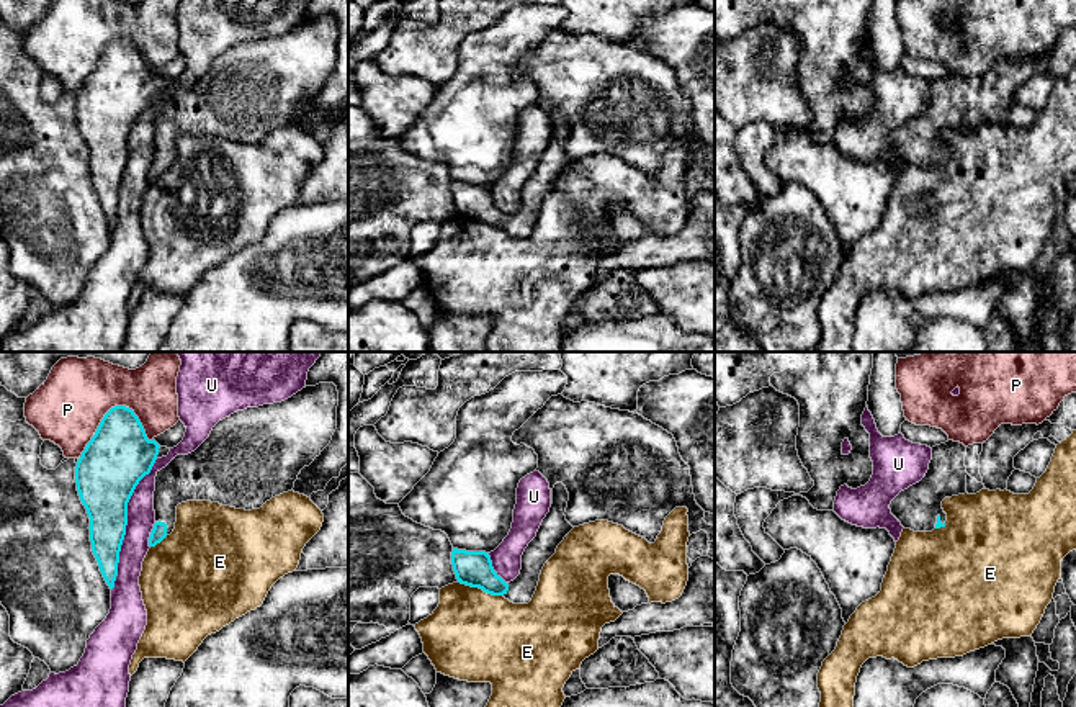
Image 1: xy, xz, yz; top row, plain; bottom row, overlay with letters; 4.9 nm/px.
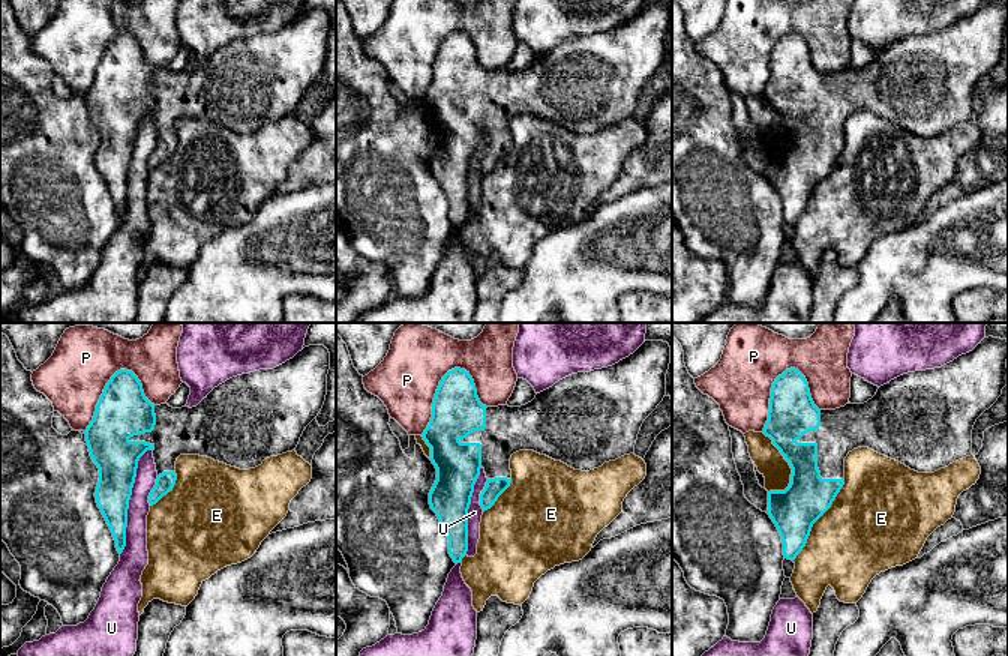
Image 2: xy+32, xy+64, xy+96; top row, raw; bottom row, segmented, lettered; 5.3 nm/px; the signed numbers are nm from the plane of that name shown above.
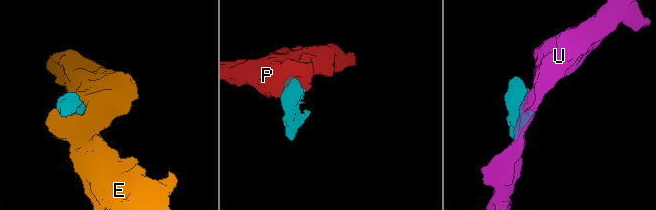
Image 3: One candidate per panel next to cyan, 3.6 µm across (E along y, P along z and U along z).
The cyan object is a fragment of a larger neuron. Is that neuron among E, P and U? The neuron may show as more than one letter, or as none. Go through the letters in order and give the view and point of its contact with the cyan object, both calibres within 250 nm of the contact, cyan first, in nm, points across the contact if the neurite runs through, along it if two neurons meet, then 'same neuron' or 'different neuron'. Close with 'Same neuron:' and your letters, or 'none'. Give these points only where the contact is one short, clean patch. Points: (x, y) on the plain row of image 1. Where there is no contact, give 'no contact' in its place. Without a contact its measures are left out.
E: meets cyan in xz at (481, 221); 180 nm thick on the cyan side, 440 nm on the other; different neuron
P: meets cyan in xy at (115, 40); 320 nm thick on the cyan side, 340 nm on the other; different neuron
U: meets cyan in xy at (126, 157); 300 nm thick on the cyan side, 140 nm on the other; different neuron
Same neuron: none

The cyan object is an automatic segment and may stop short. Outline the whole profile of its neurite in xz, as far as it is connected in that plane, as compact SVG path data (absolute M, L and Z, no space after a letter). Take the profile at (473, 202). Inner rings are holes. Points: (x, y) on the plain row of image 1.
M563 116L553 121L553 137L543 152L536 170L522 188L520 208L505 216L492 201L489 187L453 182L451 198L458 216L479 221L492 229L504 229L513 237L528 237L536 224L545 196L556 187L558 178L574 162L566 154L569 126Z

